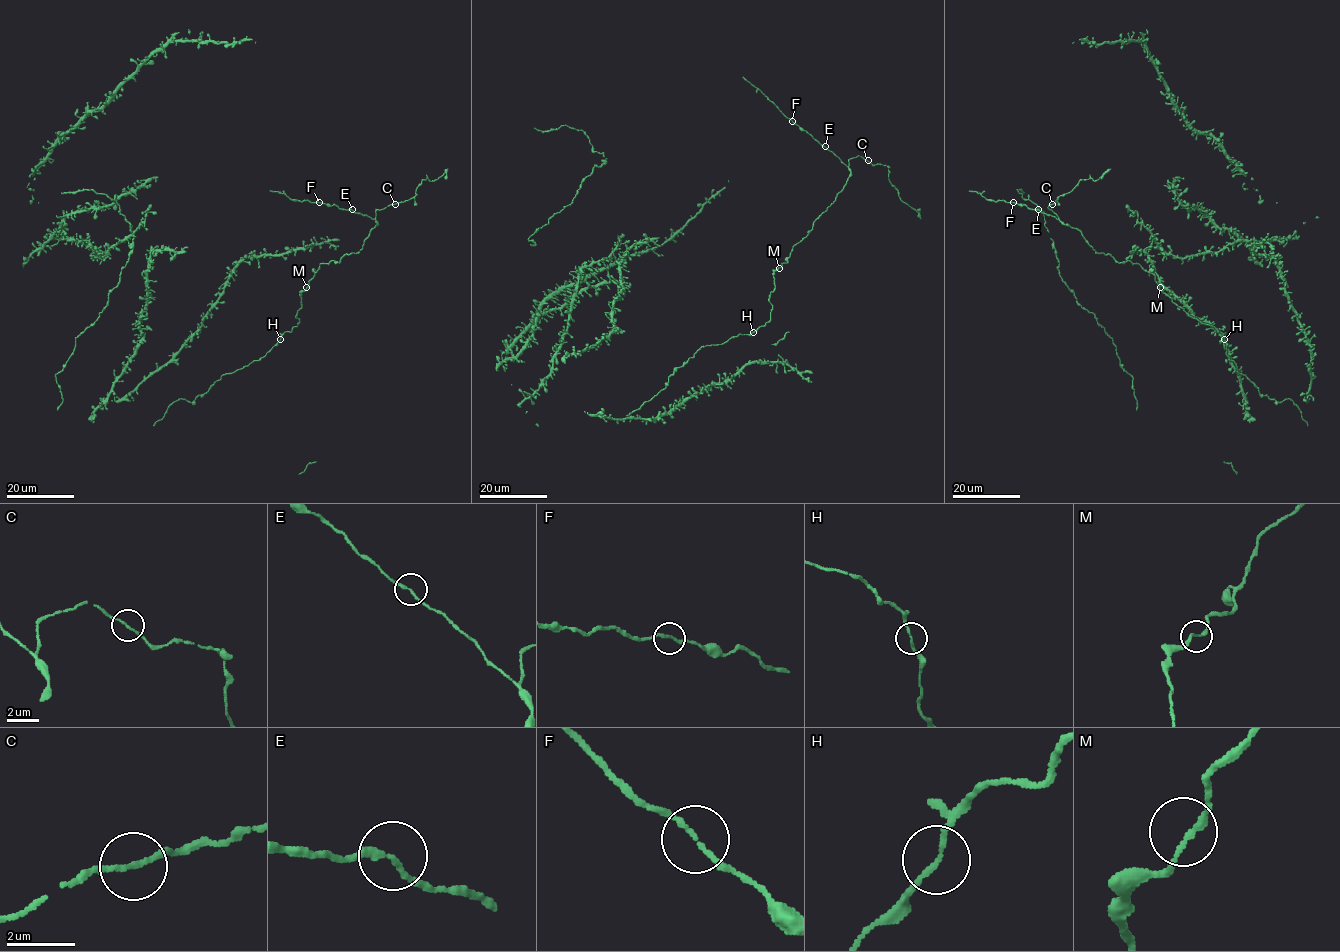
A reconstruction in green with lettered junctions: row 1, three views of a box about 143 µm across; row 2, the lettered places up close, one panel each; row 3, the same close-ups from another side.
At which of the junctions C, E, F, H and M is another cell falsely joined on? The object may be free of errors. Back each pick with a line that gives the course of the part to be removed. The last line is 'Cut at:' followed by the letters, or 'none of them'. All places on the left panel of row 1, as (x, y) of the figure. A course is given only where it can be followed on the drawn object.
Cut at: none of them

